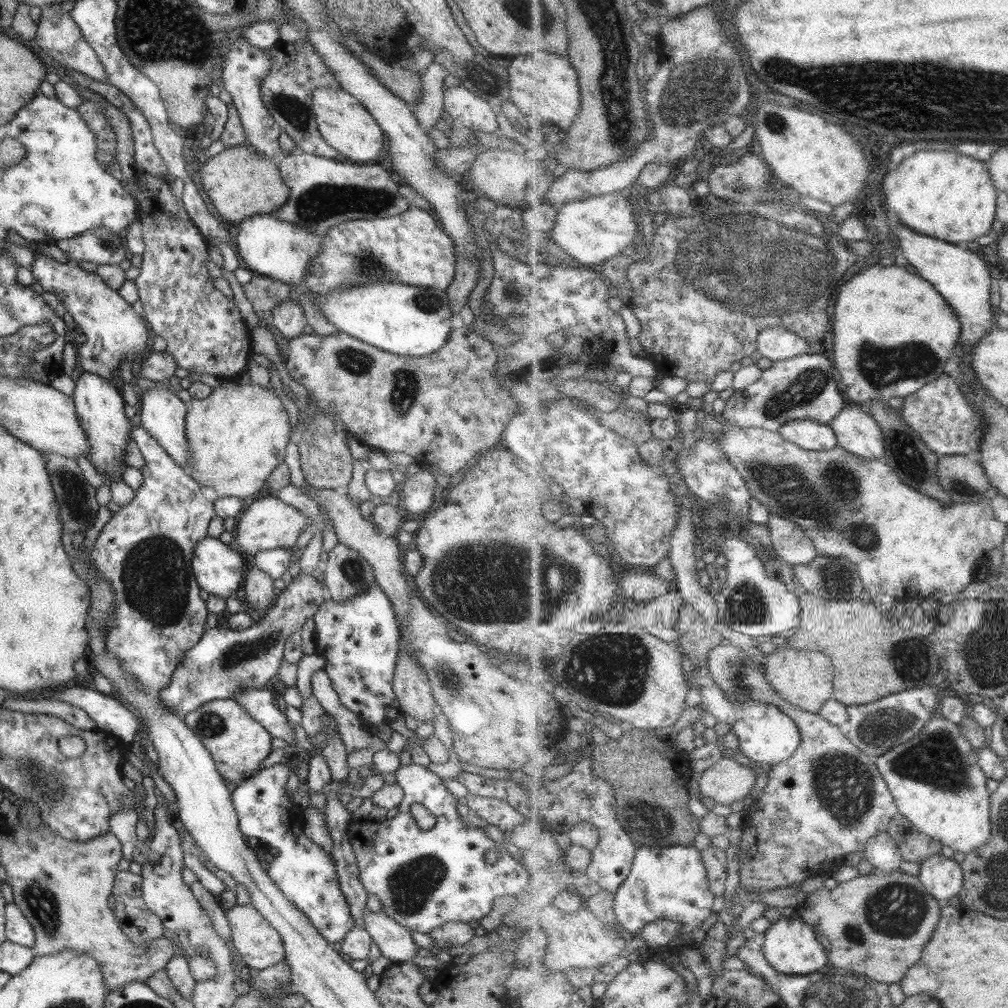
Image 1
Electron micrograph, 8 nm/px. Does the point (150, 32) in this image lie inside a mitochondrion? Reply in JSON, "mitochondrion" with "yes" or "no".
{"mitochondrion":"yes"}

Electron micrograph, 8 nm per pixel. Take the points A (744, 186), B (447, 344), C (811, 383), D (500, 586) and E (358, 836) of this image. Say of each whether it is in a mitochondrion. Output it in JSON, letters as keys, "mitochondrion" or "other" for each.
{"A":"mitochondrion","B":"other","C":"mitochondrion","D":"mitochondrion","E":"other"}

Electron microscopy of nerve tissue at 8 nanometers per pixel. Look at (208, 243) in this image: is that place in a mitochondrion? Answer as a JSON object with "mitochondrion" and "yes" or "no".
{"mitochondrion":"no"}

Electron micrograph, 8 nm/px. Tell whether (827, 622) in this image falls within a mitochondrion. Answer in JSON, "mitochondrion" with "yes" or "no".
{"mitochondrion":"no"}

